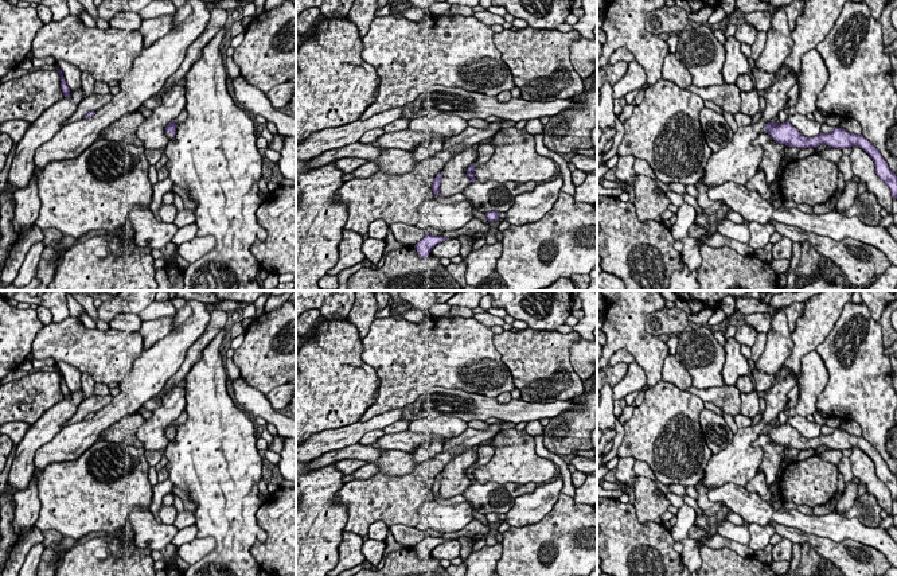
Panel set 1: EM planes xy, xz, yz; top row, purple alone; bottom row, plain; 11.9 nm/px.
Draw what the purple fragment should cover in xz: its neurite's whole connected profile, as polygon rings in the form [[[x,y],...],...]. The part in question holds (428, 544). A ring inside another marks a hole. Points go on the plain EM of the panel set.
[[[426,536],[420,544],[414,546],[414,549],[421,560],[426,560],[437,545],[446,541],[449,540],[445,540],[442,537]]]

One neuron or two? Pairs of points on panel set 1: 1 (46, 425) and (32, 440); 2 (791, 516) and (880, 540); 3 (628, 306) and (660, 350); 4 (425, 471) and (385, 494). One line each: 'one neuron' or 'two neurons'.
1: one neuron
2: one neuron
3: one neuron
4: one neuron

